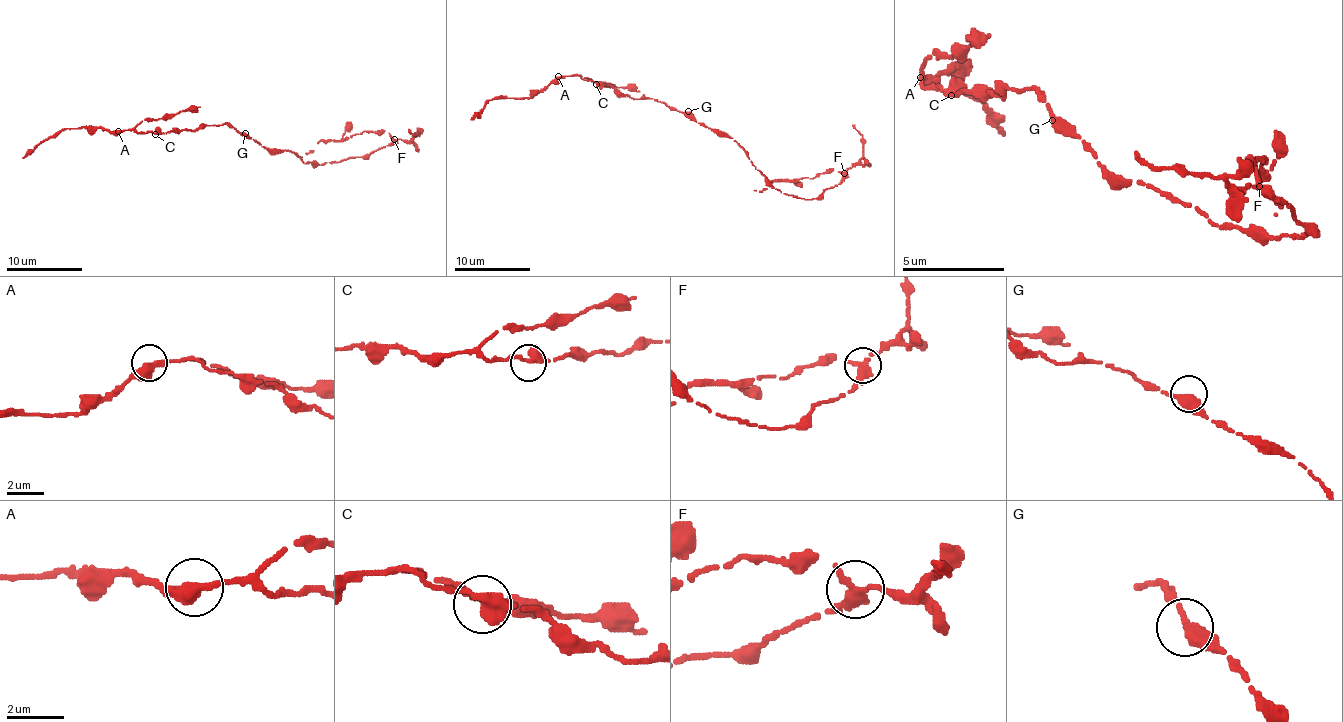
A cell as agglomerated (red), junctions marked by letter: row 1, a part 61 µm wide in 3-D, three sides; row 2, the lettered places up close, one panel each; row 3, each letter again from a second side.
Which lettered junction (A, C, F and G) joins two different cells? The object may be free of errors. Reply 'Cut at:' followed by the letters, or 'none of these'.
Cut at: F

